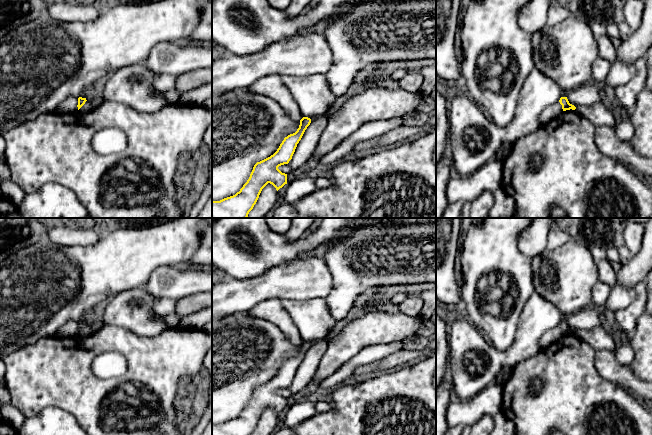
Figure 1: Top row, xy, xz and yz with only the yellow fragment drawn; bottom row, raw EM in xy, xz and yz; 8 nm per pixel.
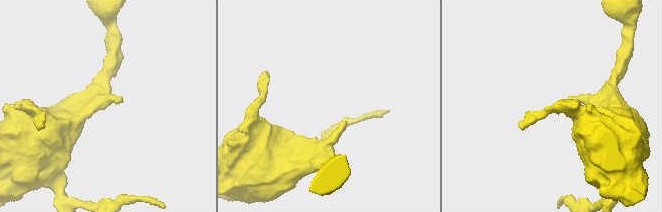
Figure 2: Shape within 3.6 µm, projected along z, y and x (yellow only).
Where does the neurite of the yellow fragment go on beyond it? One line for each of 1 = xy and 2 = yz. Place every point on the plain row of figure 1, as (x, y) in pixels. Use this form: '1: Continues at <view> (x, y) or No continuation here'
1: No continuation here
2: No continuation here

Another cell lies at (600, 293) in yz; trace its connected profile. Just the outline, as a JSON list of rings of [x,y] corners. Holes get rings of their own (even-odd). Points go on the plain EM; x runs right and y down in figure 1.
[[[598,280],[592,289],[592,304],[604,307],[609,298],[610,292],[611,287]]]

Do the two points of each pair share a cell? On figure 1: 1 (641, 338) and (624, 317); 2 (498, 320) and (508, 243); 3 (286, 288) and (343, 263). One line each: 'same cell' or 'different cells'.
1: different cells
2: same cell
3: different cells

